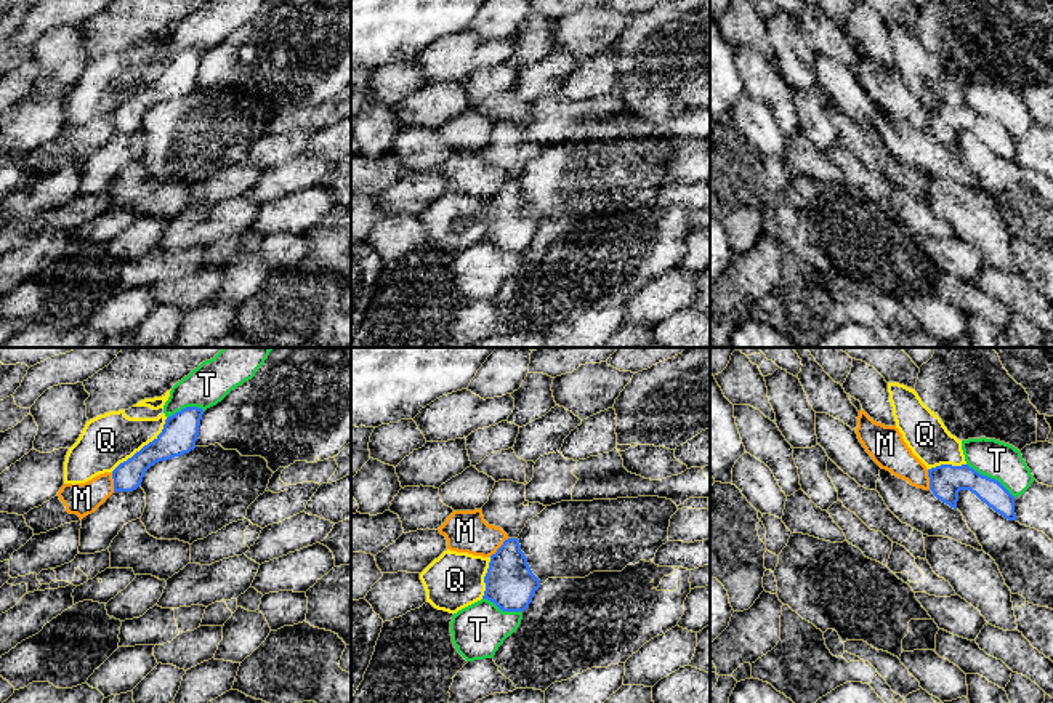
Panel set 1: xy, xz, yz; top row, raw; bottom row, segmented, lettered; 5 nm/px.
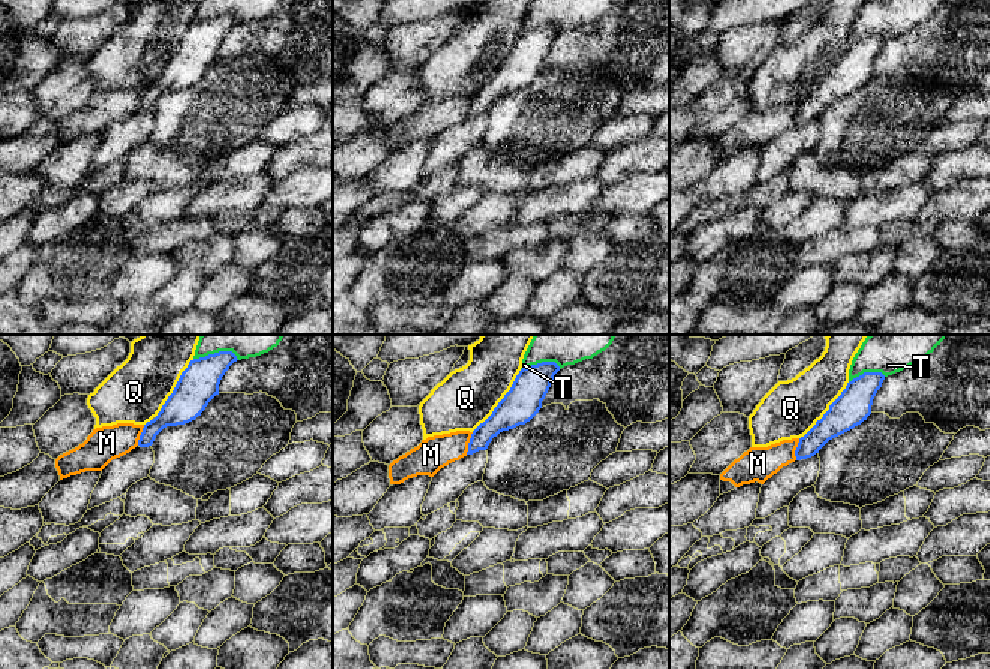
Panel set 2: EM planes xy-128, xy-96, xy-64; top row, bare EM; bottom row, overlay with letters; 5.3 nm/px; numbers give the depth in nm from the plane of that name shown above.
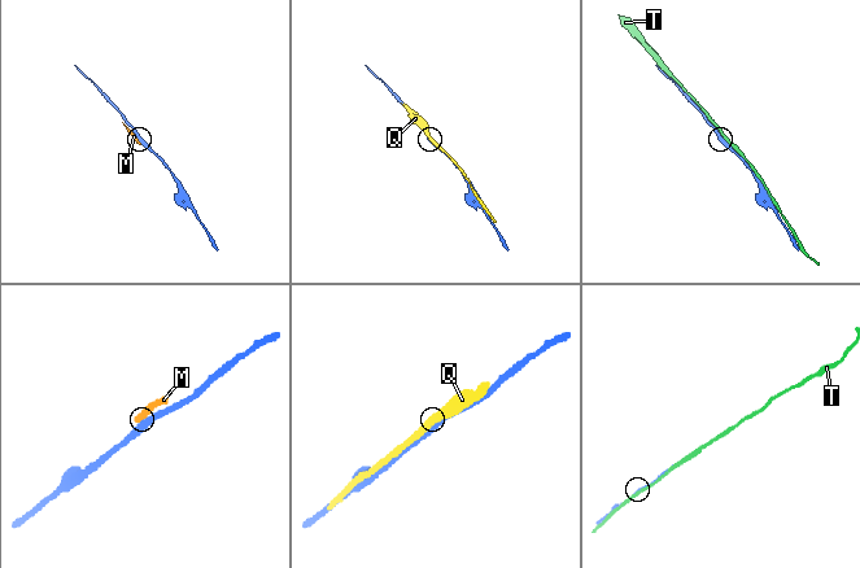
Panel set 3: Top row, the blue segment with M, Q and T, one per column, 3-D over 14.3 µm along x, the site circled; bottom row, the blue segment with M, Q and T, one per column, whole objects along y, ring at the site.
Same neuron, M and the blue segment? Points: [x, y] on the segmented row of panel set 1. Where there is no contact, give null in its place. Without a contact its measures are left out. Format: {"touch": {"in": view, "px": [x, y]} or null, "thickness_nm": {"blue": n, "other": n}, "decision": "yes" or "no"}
{"touch": {"in": "xz", "px": [499, 548]}, "thickness_nm": {"blue": 260, "other": 200}, "decision": "no"}

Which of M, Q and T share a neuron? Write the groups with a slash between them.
M / Q / T

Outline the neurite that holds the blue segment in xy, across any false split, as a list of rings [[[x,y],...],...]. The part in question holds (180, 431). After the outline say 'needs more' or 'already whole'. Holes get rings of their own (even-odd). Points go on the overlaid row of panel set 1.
[[[186,407],[168,416],[152,442],[112,471],[114,493],[136,490],[151,466],[194,450],[202,415],[199,407]]]; already whole

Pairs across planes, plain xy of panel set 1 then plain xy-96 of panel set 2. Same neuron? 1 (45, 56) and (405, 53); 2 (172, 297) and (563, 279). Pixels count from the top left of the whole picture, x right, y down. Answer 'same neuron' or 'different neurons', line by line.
1: same neuron
2: different neurons

